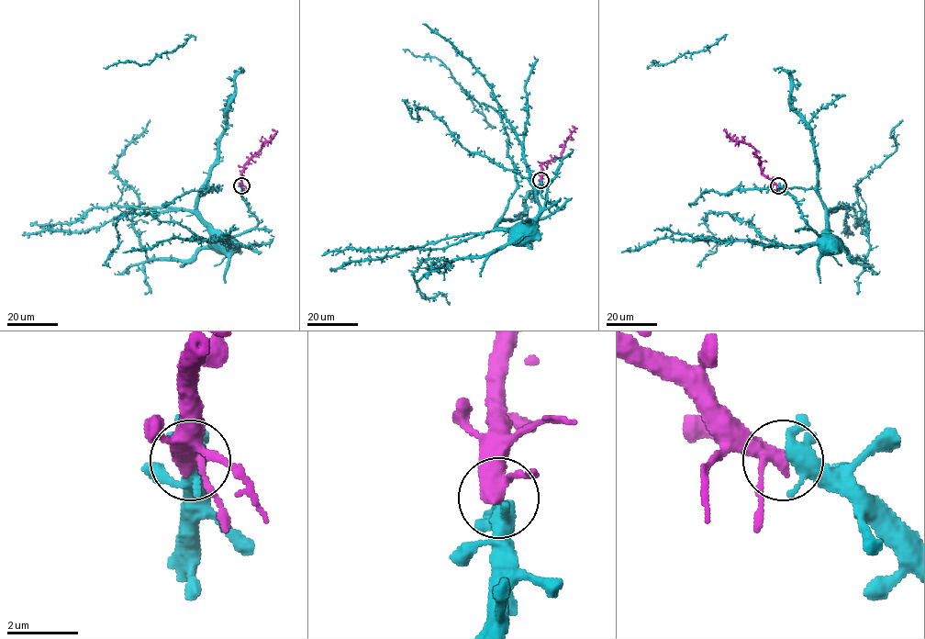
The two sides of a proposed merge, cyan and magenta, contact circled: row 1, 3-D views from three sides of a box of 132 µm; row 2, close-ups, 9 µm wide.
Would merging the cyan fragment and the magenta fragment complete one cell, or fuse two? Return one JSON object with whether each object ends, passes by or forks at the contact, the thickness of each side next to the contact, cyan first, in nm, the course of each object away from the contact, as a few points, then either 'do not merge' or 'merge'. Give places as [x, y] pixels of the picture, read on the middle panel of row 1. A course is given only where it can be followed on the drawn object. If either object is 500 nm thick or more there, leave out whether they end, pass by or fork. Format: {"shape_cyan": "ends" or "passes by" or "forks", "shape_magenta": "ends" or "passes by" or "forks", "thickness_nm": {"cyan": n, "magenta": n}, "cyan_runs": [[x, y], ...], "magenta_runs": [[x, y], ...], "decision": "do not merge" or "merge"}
{"shape_cyan": "forks", "shape_magenta": "passes by", "thickness_nm": {"cyan": 360, "magenta": 400}, "cyan_runs": [[541, 181], [541, 195], [557, 208], [533, 221], [529, 219]], "magenta_runs": [[541, 180], [541, 164], [561, 156], [563, 145], [575, 128], [572, 126]], "decision": "merge"}

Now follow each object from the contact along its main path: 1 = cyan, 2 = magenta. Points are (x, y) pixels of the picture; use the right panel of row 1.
1: (778, 185), (795, 200), (807, 224), (819, 237), (818, 243)
2: (777, 185), (763, 173), (756, 151), (747, 144), (734, 141), (723, 129)

